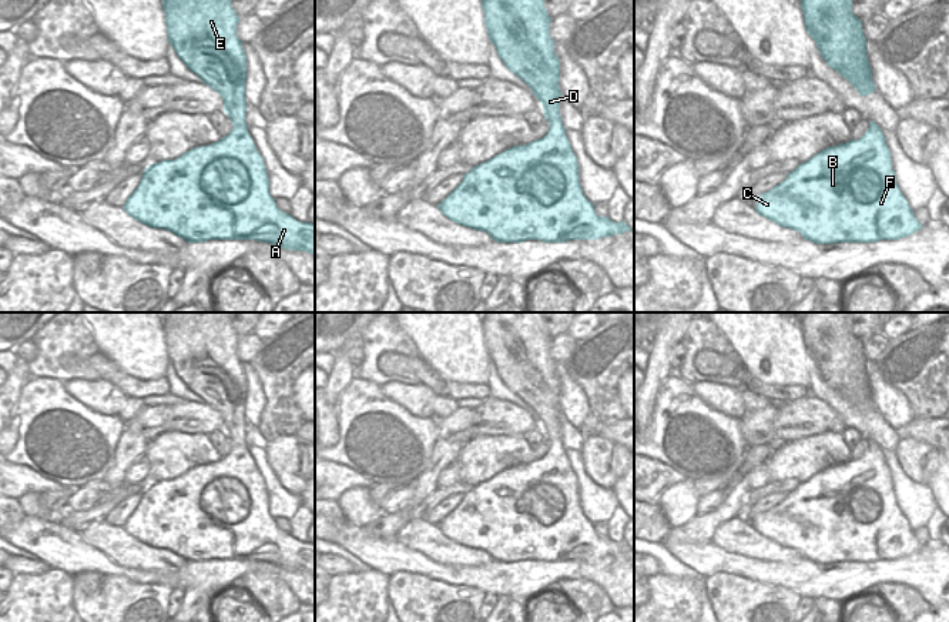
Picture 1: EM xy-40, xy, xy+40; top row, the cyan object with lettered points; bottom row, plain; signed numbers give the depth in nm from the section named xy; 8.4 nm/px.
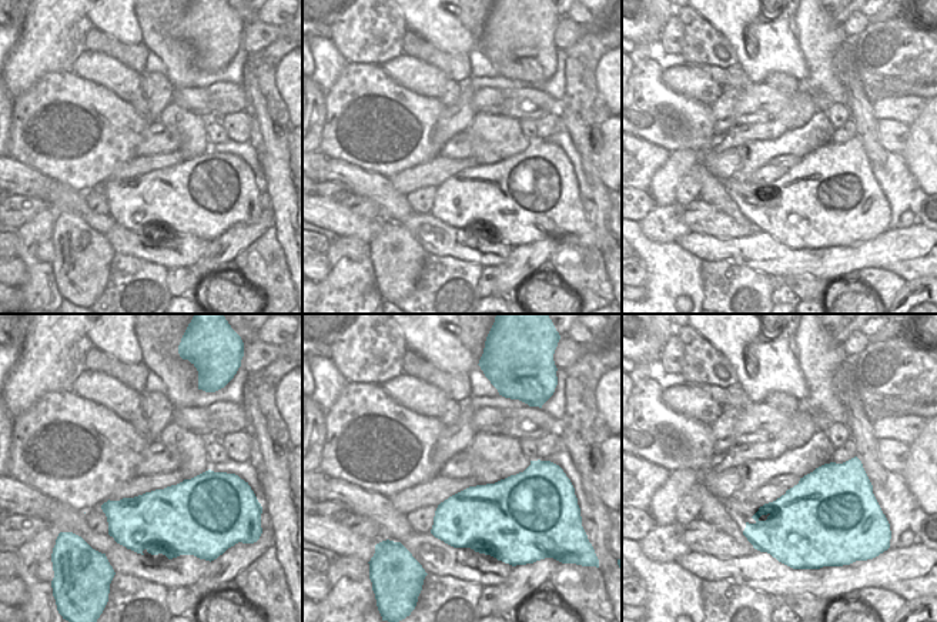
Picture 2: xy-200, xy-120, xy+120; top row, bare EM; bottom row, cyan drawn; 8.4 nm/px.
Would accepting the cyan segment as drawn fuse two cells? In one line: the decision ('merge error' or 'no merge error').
no merge error

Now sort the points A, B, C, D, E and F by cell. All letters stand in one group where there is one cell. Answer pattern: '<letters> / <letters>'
A B C D E F

